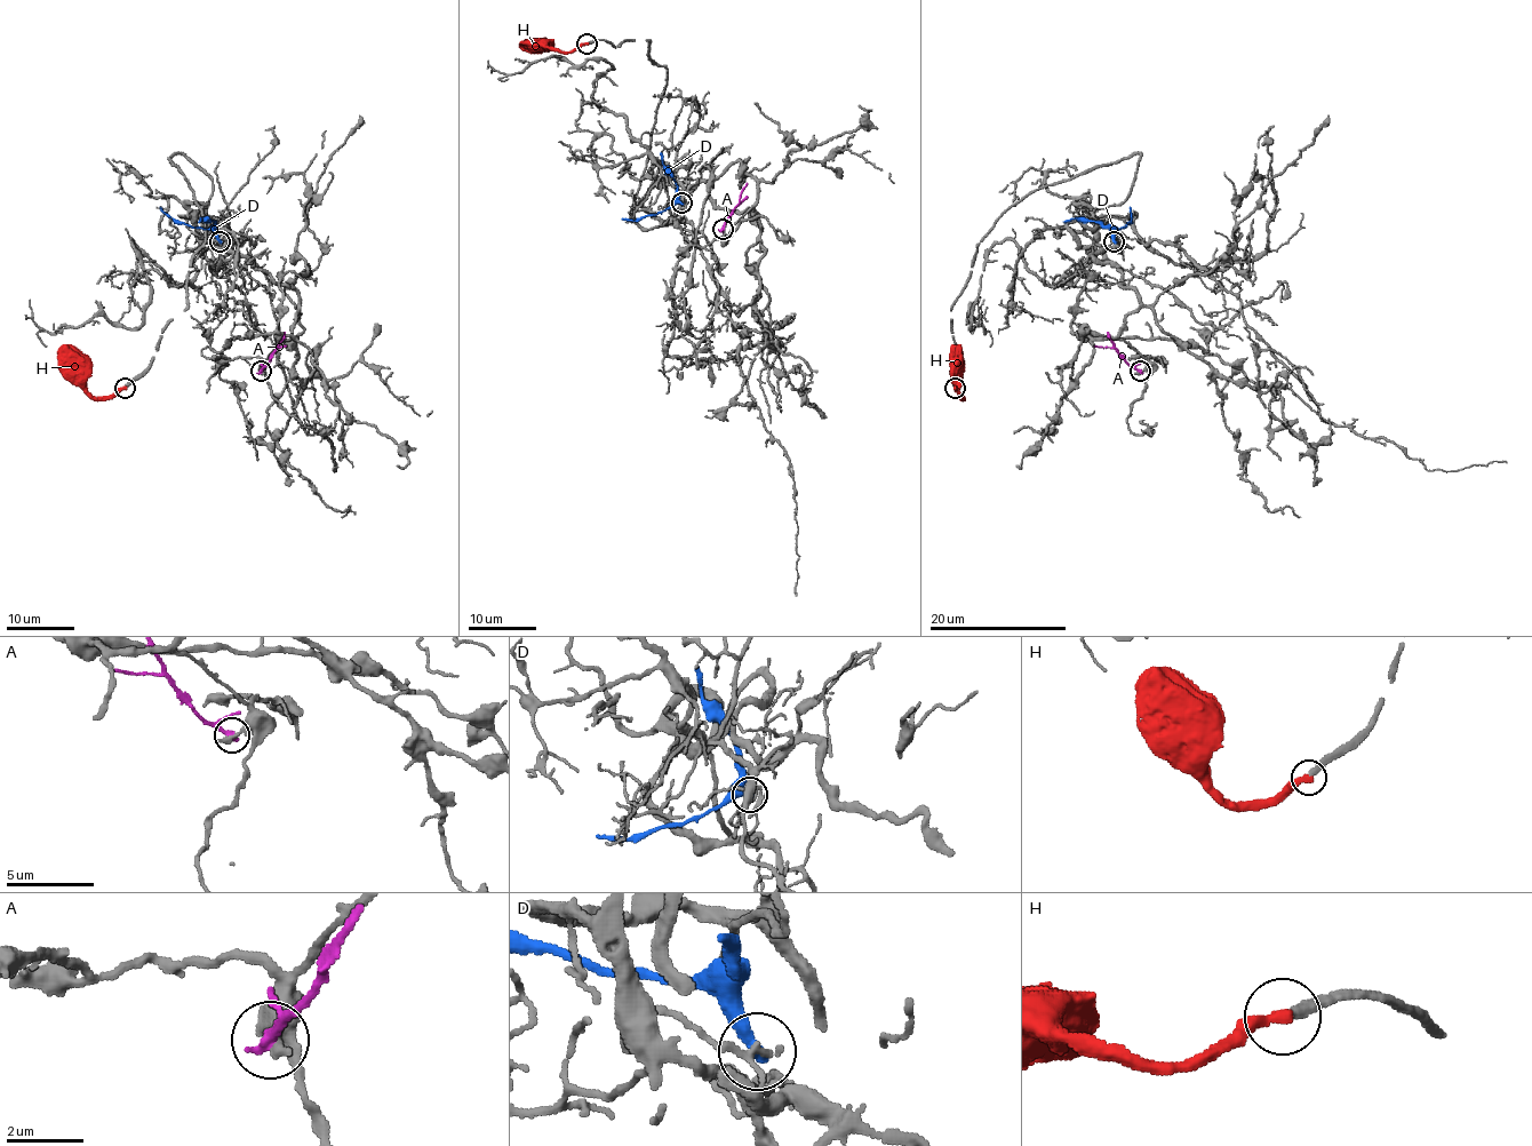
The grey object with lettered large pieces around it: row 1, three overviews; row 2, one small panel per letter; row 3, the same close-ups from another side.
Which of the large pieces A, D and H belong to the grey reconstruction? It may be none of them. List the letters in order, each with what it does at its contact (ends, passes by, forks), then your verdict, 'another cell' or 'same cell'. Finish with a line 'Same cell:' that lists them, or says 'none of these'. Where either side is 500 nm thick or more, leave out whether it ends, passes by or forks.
A: it ends | another cell
D: it ends | another cell
H: it ends | same cell
Same cell: H

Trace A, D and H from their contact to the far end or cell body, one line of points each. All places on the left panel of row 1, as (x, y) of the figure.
A: (261, 371), (285, 345)
D: (220, 240), (207, 229), (175, 222), (159, 206)
H: (125, 388), (118, 388), (108, 396), (93, 396), (72, 374), (72, 353), (63, 345)

